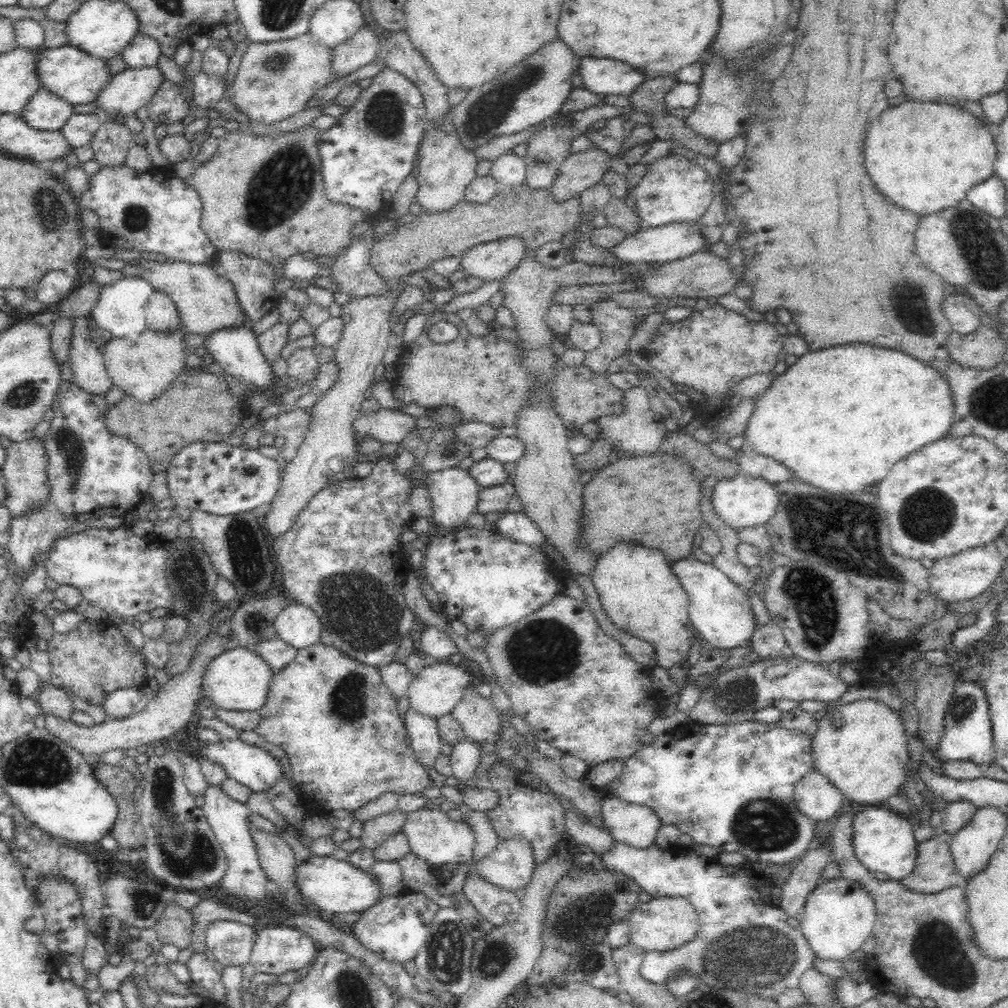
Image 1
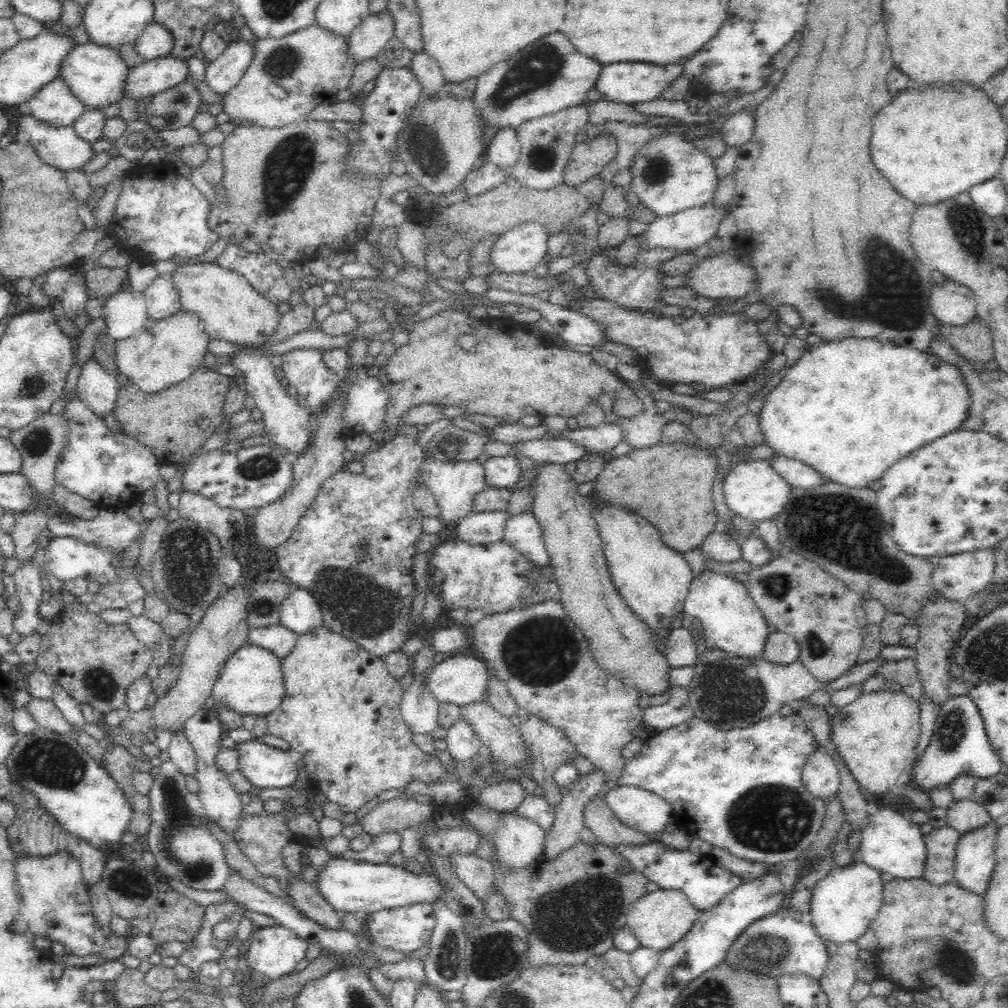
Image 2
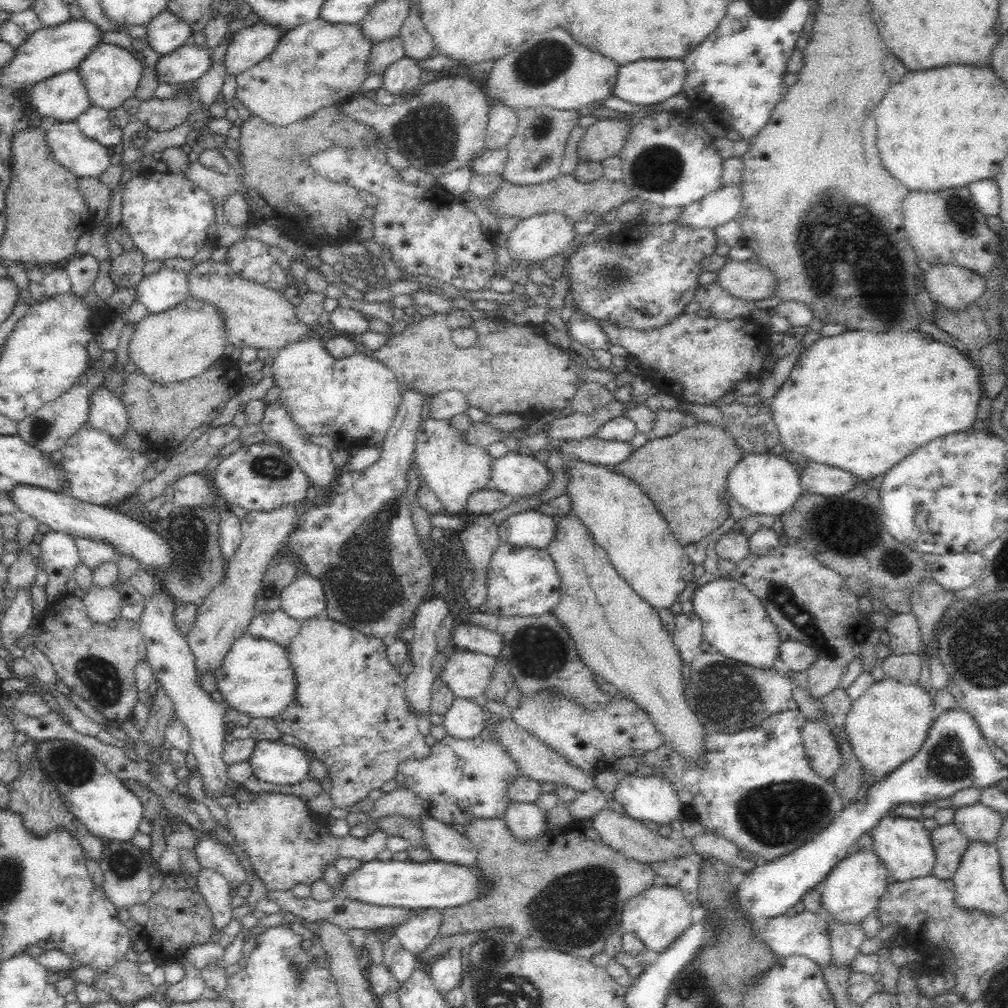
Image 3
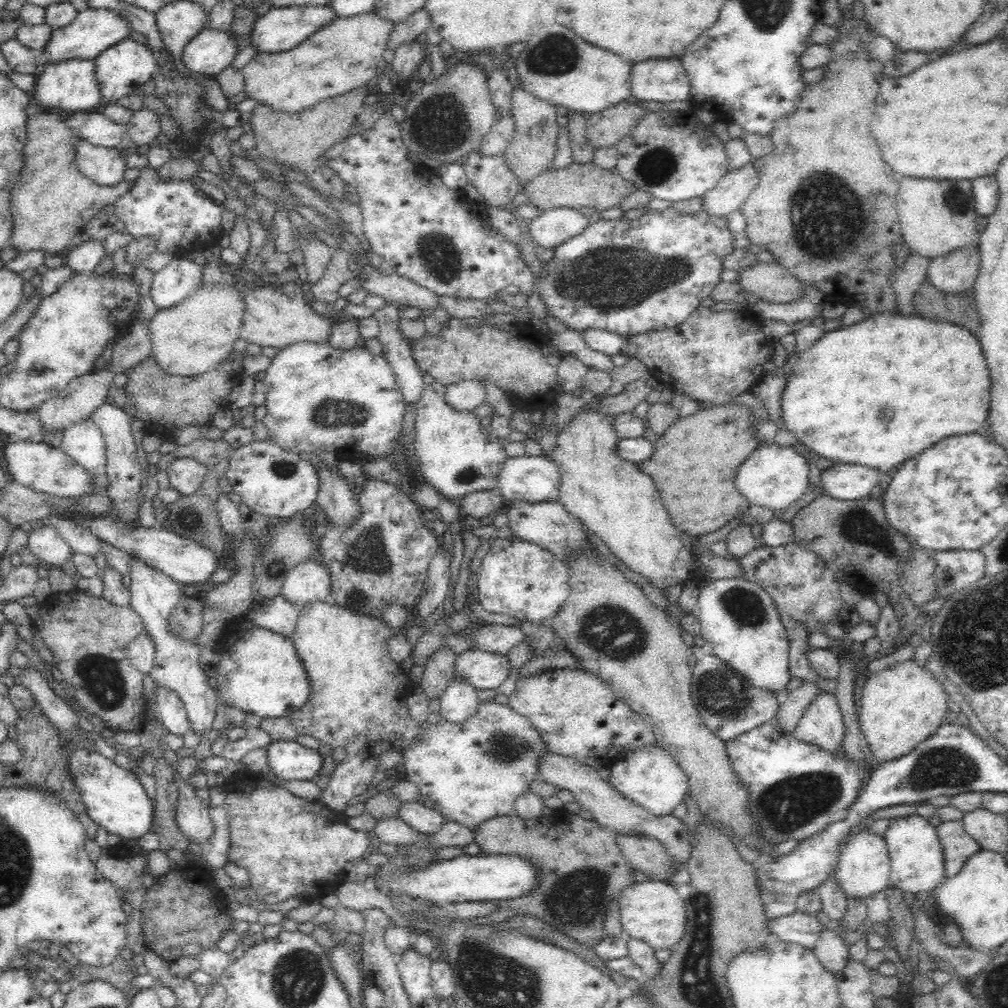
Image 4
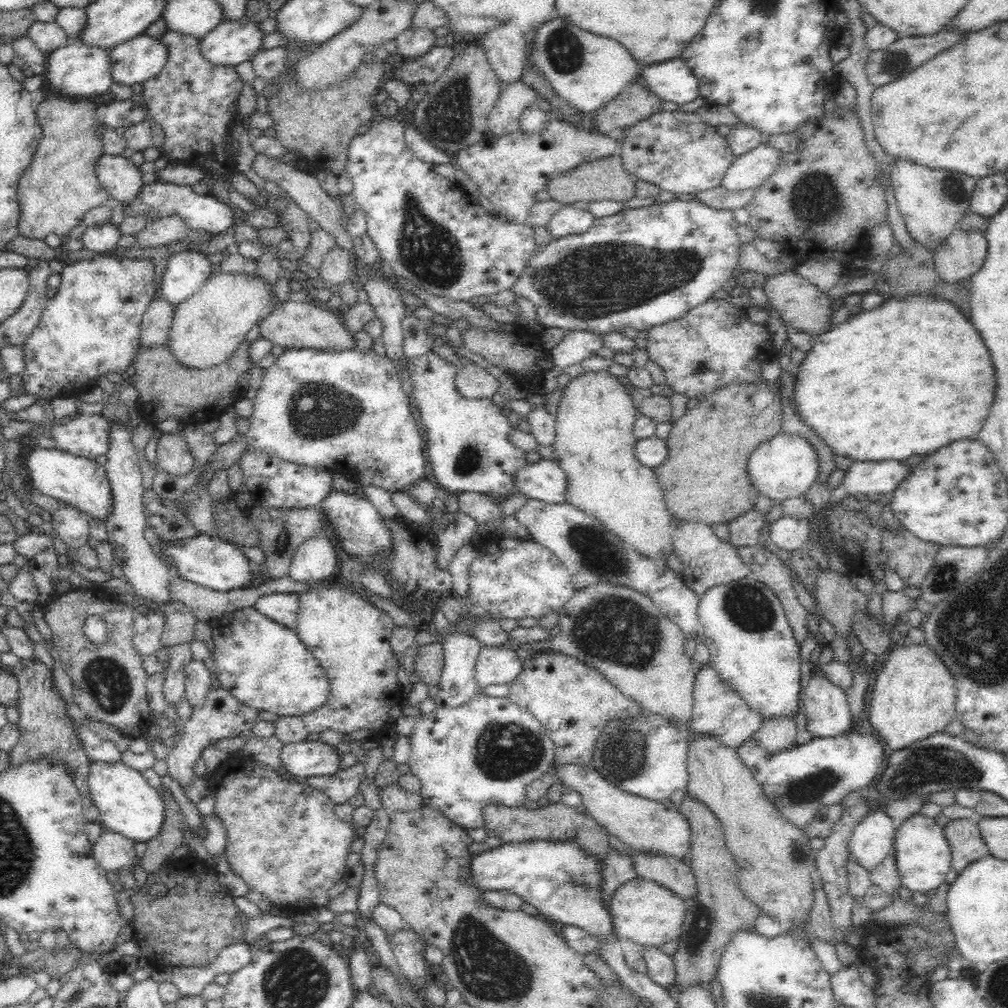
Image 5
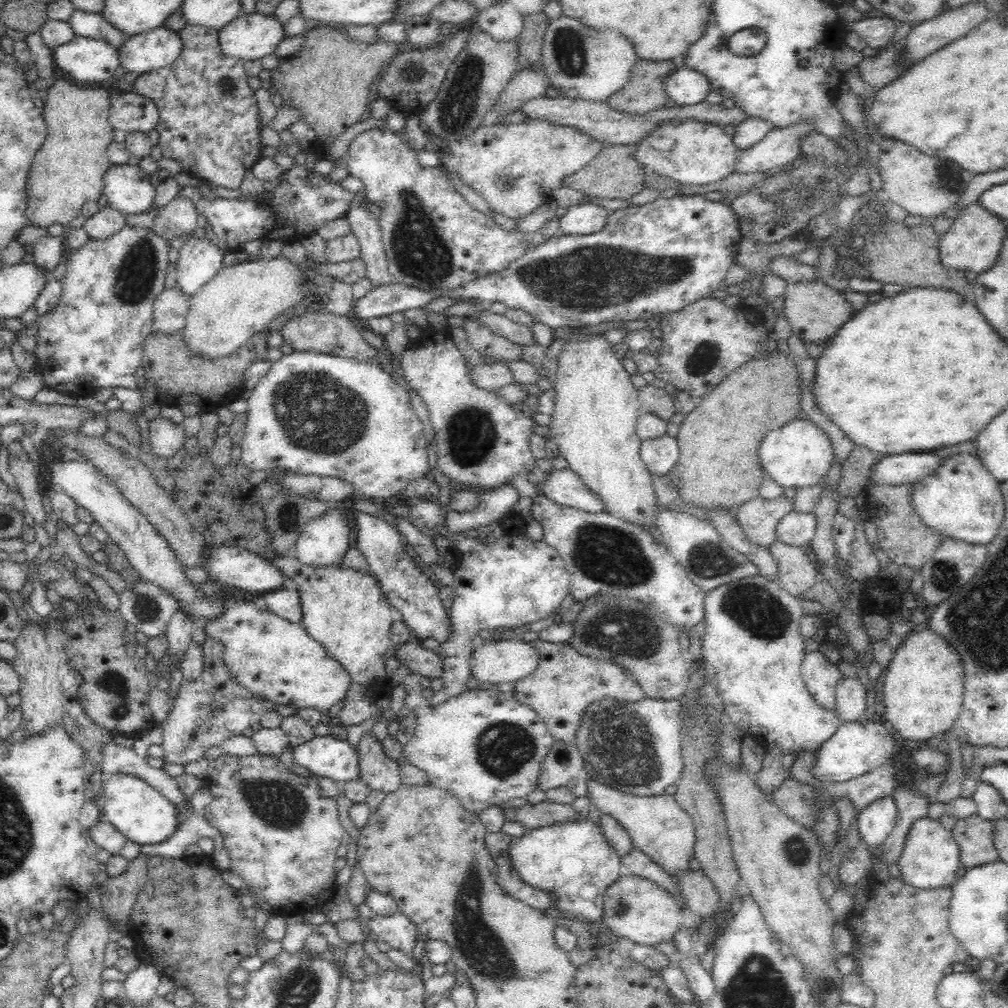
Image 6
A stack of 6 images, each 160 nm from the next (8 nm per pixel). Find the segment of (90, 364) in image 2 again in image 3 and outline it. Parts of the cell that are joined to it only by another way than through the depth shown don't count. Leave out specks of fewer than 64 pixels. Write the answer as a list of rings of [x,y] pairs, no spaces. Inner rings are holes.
[[[102,385],[95,387],[89,395],[89,424],[112,438],[122,438],[129,430],[128,416],[118,397],[112,390]]]

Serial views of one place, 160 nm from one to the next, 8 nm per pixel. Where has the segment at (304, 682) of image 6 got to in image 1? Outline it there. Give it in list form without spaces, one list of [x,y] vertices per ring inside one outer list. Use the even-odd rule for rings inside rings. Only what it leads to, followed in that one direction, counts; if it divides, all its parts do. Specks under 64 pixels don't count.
[[[232,646],[214,656],[202,674],[200,696],[203,703],[228,710],[258,710],[264,704],[264,698],[273,674],[264,659],[254,650]]]

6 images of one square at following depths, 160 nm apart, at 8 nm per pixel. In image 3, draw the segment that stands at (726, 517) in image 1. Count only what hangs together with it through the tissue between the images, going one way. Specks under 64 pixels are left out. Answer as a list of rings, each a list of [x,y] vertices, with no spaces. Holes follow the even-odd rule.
[[[764,452],[743,455],[728,474],[727,492],[752,515],[768,514],[778,517],[792,508],[804,490],[800,483],[799,472],[794,463],[788,461],[787,454]]]

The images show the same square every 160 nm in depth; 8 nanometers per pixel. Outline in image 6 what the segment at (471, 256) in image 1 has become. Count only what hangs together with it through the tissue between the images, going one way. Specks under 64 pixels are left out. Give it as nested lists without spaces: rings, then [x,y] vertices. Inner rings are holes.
[[[586,202],[581,205],[572,205],[567,212],[558,219],[559,234],[587,235],[604,228],[608,220],[609,210],[602,206]]]

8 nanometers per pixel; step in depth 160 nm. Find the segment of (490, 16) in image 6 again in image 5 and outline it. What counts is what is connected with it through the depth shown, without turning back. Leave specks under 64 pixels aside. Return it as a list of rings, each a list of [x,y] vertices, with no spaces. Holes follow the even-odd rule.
[[[506,23],[498,25],[482,37],[486,59],[494,69],[500,86],[504,88],[520,80],[528,52],[520,29],[513,23]]]

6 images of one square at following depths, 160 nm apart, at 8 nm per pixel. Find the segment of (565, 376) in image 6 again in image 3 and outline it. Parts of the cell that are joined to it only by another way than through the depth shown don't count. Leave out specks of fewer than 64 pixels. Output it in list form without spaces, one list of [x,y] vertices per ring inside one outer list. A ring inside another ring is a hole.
[[[580,459],[566,460],[568,468],[568,488],[565,493],[571,498],[571,510],[592,533],[597,543],[608,553],[610,564],[630,587],[640,595],[640,599],[648,603],[656,612],[669,609],[678,600],[678,596],[686,590],[692,582],[694,564],[686,555],[684,547],[676,541],[668,522],[654,508],[652,500],[644,496],[641,486],[636,485],[628,476],[617,474],[612,466],[604,466],[580,461]]]

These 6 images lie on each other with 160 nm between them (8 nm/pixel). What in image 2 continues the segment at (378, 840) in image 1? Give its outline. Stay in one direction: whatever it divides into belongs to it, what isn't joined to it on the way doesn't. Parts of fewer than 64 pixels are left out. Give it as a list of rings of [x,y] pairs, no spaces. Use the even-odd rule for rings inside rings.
[[[398,796],[378,803],[364,816],[361,826],[364,834],[378,836],[384,832],[396,832],[433,817],[437,810],[432,804]]]

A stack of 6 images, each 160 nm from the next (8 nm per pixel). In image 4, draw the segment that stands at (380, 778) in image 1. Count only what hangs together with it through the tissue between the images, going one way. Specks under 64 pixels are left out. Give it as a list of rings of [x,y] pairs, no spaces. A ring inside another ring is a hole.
[[[309,602],[299,612],[296,630],[291,638],[298,659],[306,671],[308,698],[288,719],[297,735],[316,738],[320,744],[326,744],[332,749],[342,747],[346,750],[345,759],[330,774],[329,786],[321,791],[318,798],[330,810],[344,812],[352,798],[368,789],[374,774],[385,771],[379,764],[382,754],[393,750],[400,753],[420,740],[421,725],[411,718],[406,704],[411,689],[410,680],[406,670],[388,652],[389,640],[394,633],[395,630],[383,622],[331,602]]]

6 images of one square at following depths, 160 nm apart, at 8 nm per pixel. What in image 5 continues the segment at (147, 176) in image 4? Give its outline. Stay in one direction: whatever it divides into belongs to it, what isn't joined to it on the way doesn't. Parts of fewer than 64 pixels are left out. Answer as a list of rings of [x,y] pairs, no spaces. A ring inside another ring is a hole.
[[[160,181],[152,183],[144,183],[138,190],[138,196],[132,202],[122,202],[124,216],[140,216],[146,217],[146,222],[169,217],[172,215],[180,216],[182,222],[186,223],[186,230],[205,230],[211,235],[220,234],[224,232],[228,226],[232,226],[232,210],[231,206],[220,202],[218,198],[212,196],[210,193],[205,195],[196,194],[194,190],[188,185],[177,185],[172,183],[163,183]]]

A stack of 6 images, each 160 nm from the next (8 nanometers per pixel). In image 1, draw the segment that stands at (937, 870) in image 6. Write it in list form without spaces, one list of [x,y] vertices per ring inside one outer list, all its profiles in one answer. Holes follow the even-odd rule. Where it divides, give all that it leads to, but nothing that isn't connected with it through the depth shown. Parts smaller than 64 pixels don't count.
[[[868,805],[865,810],[853,816],[853,848],[856,859],[874,873],[884,873],[891,880],[900,881],[908,873],[912,873],[917,860],[917,843],[914,839],[915,820],[908,815],[890,811],[882,805]]]

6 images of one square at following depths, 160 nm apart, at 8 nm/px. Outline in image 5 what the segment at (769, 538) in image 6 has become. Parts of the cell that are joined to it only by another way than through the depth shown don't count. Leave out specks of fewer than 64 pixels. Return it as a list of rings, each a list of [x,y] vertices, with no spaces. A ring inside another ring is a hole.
[[[754,508],[731,520],[729,525],[729,543],[734,548],[757,548],[760,530],[765,524],[765,514]]]

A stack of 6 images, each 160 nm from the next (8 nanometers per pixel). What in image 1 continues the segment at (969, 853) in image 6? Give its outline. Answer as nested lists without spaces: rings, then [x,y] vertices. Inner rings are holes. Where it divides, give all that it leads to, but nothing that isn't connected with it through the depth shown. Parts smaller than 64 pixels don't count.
[[[939,831],[930,840],[917,844],[917,860],[912,870],[900,882],[908,891],[920,894],[936,894],[948,888],[964,888],[967,884],[963,876],[958,873],[950,851],[952,834]]]

